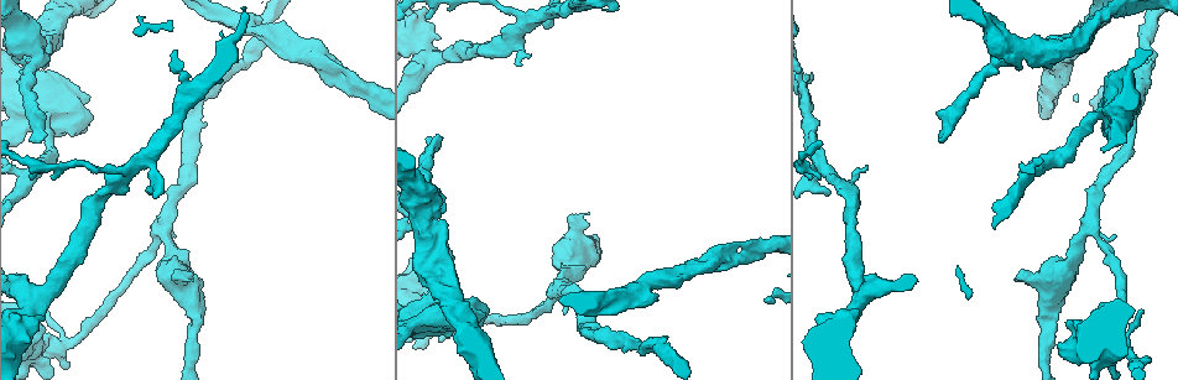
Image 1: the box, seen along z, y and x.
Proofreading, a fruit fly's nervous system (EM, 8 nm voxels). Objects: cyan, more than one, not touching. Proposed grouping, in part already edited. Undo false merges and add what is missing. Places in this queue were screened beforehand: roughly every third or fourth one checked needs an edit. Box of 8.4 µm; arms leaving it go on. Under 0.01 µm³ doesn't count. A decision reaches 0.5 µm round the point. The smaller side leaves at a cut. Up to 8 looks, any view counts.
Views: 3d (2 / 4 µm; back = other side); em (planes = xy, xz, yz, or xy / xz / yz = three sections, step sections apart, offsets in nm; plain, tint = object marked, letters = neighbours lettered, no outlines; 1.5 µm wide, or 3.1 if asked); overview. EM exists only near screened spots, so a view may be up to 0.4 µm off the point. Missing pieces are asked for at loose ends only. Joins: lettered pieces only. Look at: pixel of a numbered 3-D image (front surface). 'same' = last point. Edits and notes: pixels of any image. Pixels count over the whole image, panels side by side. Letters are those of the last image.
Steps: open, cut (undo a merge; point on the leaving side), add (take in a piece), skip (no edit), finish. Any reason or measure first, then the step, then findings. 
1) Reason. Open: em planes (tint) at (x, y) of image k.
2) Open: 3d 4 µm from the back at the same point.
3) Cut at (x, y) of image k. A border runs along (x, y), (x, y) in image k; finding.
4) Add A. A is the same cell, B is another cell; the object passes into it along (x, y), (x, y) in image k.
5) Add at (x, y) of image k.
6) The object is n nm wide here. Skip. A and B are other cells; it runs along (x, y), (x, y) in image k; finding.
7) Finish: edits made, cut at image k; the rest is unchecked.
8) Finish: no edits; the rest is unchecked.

An open end. Open: em xy step 8 (letters) at (430, 138) of image 1.

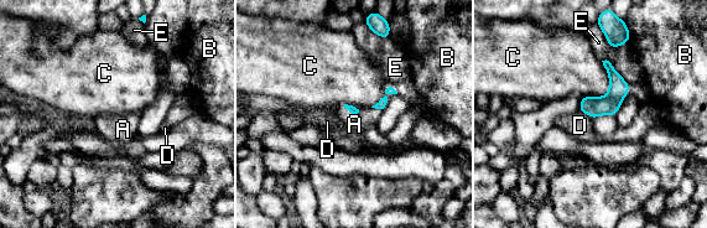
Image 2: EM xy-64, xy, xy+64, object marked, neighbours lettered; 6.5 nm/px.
Add A. A is the same cell, B, C, D and E are other cells; the object passes into it along (383, 102), (377, 108), (354, 124) in image 2; it goes on there.

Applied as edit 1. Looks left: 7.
Open: overview.

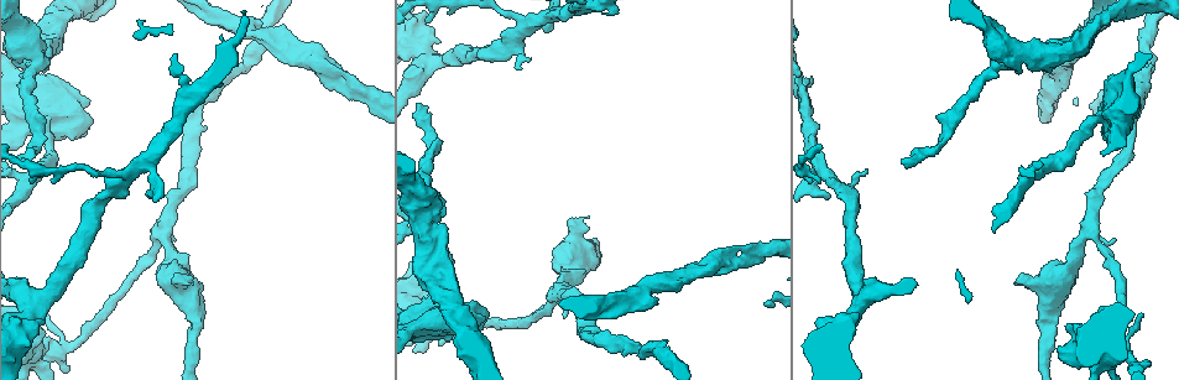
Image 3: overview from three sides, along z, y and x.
Branch point. Open: em planes (letters) at (159, 231) of image 3.

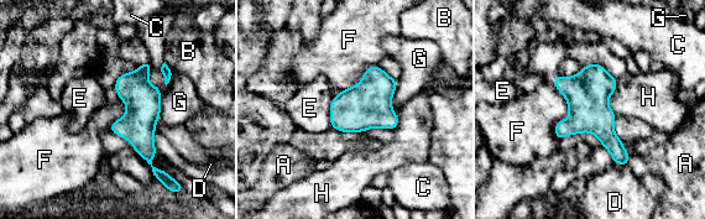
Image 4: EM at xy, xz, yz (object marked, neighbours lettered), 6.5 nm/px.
The object is 280 nm wide here. Skip. A, B, C, D, E, F, G and H are other cells; all the same cell.

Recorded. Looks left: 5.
Branch stops here. Open: em planes (letters) at (76, 91) of image 3.

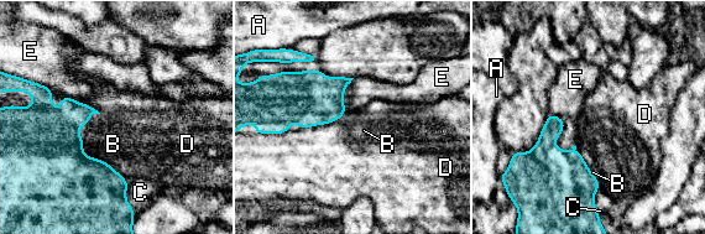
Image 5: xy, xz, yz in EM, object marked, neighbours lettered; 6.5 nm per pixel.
Skip. A, B, C, D and E are other cells; a border runs along (354, 78), (344, 88), (345, 110) in image 5; no lettered piece goes on from it.

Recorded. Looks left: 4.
Finish: edits made, add at image 2; the rest is unchecked.

